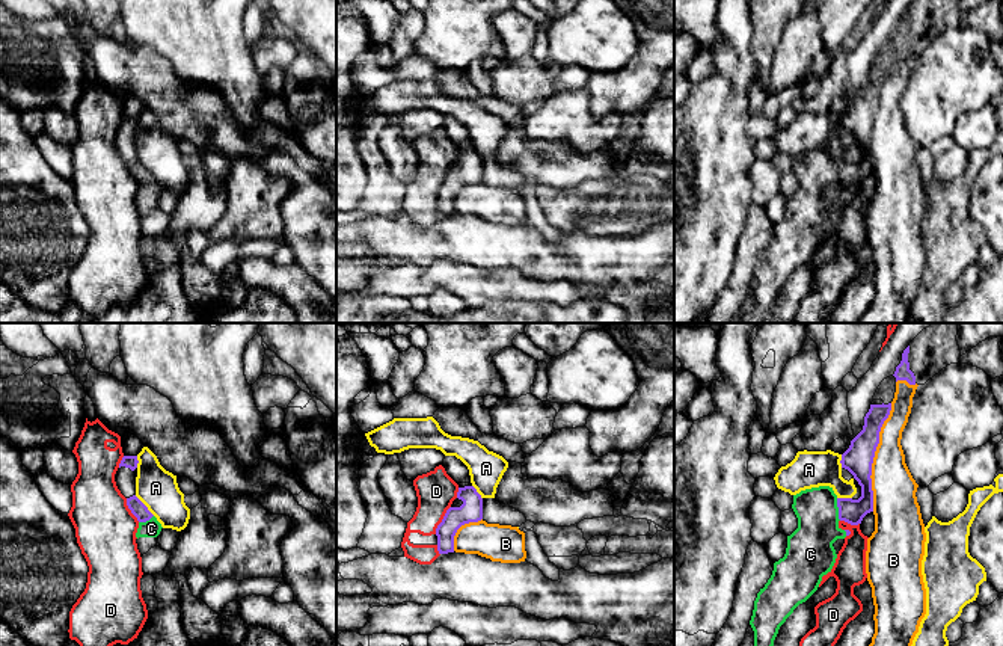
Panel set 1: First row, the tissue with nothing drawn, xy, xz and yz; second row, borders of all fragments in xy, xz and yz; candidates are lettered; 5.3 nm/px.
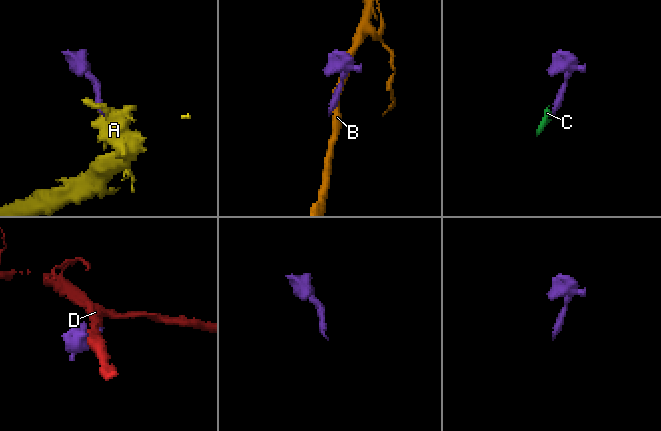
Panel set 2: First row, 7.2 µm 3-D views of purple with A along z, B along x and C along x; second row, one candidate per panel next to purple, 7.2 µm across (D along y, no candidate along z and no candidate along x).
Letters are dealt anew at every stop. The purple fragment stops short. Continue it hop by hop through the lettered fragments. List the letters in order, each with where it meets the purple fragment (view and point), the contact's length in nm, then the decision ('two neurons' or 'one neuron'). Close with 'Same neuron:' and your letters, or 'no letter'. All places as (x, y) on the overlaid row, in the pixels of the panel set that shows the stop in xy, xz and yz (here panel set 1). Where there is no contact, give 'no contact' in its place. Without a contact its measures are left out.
A: contact xy (145, 506); length 160 nm; two neurons
B: contact yz (874, 456); length 600 nm; two neurons
C: contact yz (839, 509); length 120 nm; one neuron
D: contact xz (442, 519); length 170 nm; two neurons
Same neuron: C

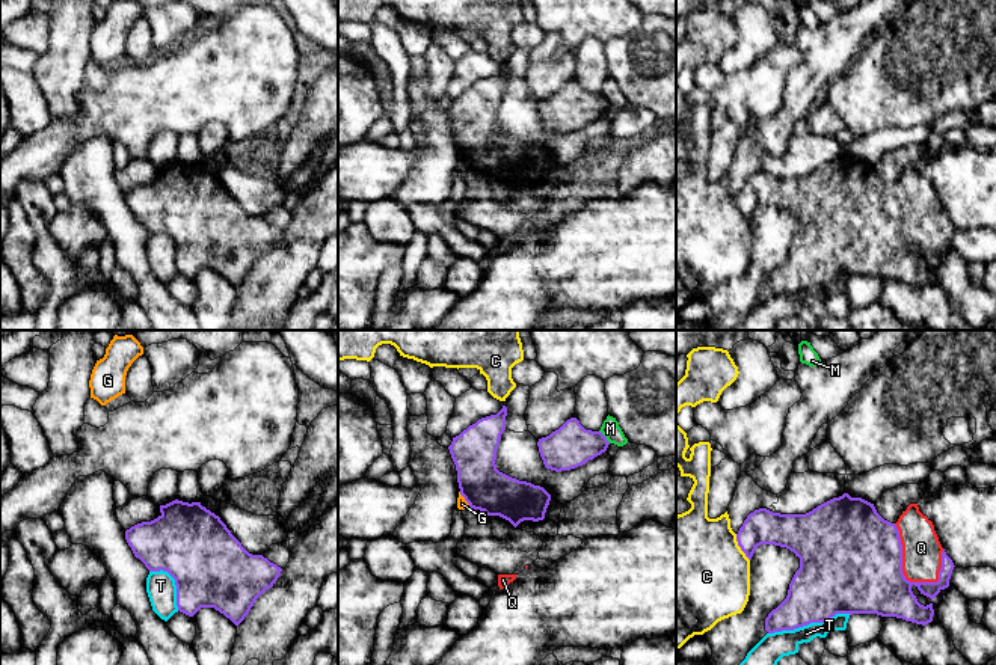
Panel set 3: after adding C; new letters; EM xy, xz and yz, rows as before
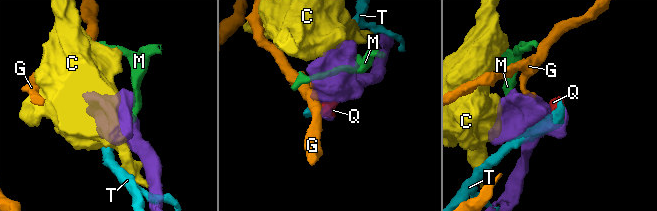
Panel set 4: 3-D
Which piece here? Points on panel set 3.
C: contact yz (740, 546); length 160 nm; two neurons
G: contact xz (465, 499); length 100 nm; two neurons
M: contact xz (604, 436); length 90 nm; two neurons
Q: contact yz (901, 566); length 400 nm; one neuron
T: contact yz (809, 623); length 460 nm; two neurons
Same neuron: Q

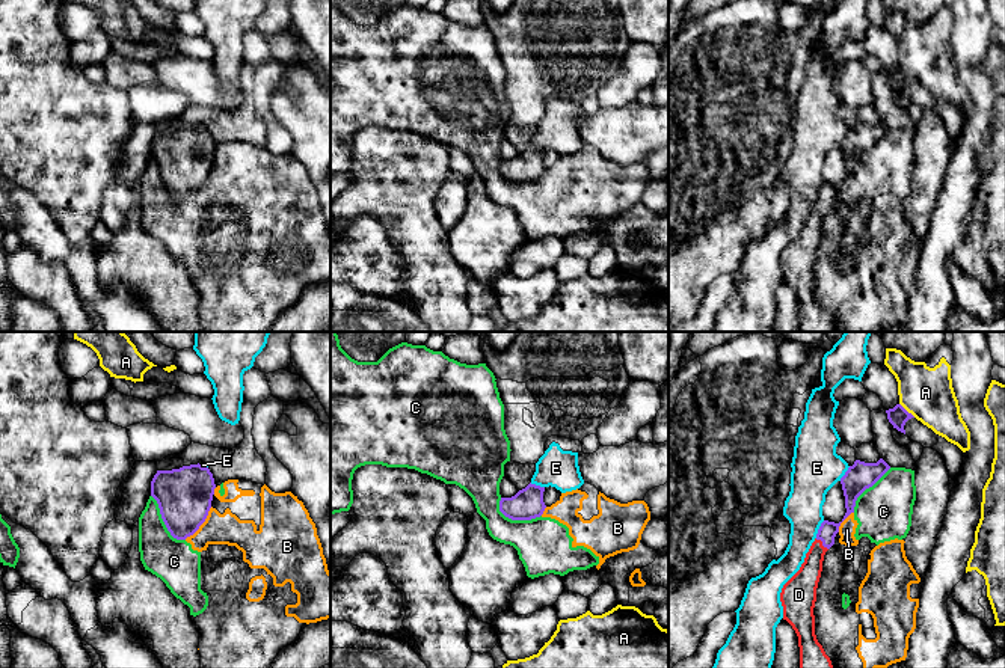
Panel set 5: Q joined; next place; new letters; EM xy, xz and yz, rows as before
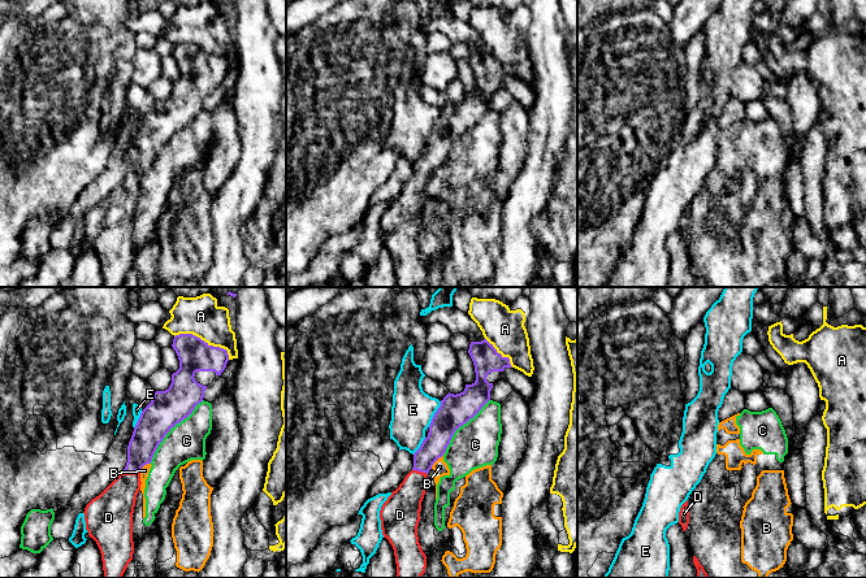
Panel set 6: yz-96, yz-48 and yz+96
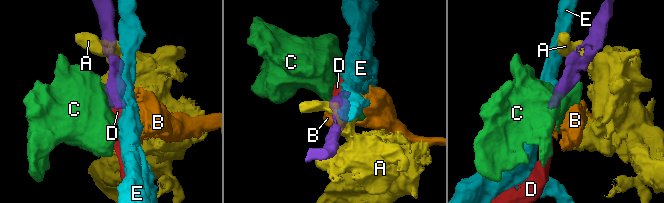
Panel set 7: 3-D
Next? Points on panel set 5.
A: contact yz (906, 410); length 120 nm; two neurons
B: contact xy (201, 523); length 220 nm; two neurons
C: contact xz (516, 519); length 240 nm; two neurons
D: contact yz (823, 543); length 90 nm; one neuron
E: contact yz (818, 530); length 110 nm; two neurons
Same neuron: D

